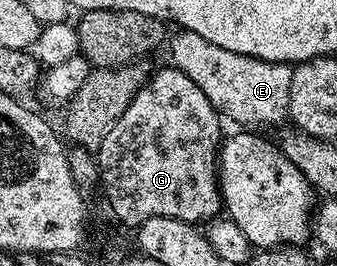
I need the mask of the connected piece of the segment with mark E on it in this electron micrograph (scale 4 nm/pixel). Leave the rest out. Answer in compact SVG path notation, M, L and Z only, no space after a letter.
M191 30L176 33L168 42L171 63L204 92L221 117L242 125L239 126L242 128L262 128L258 126L284 122L289 117L293 70L289 63L266 62L219 48Z

